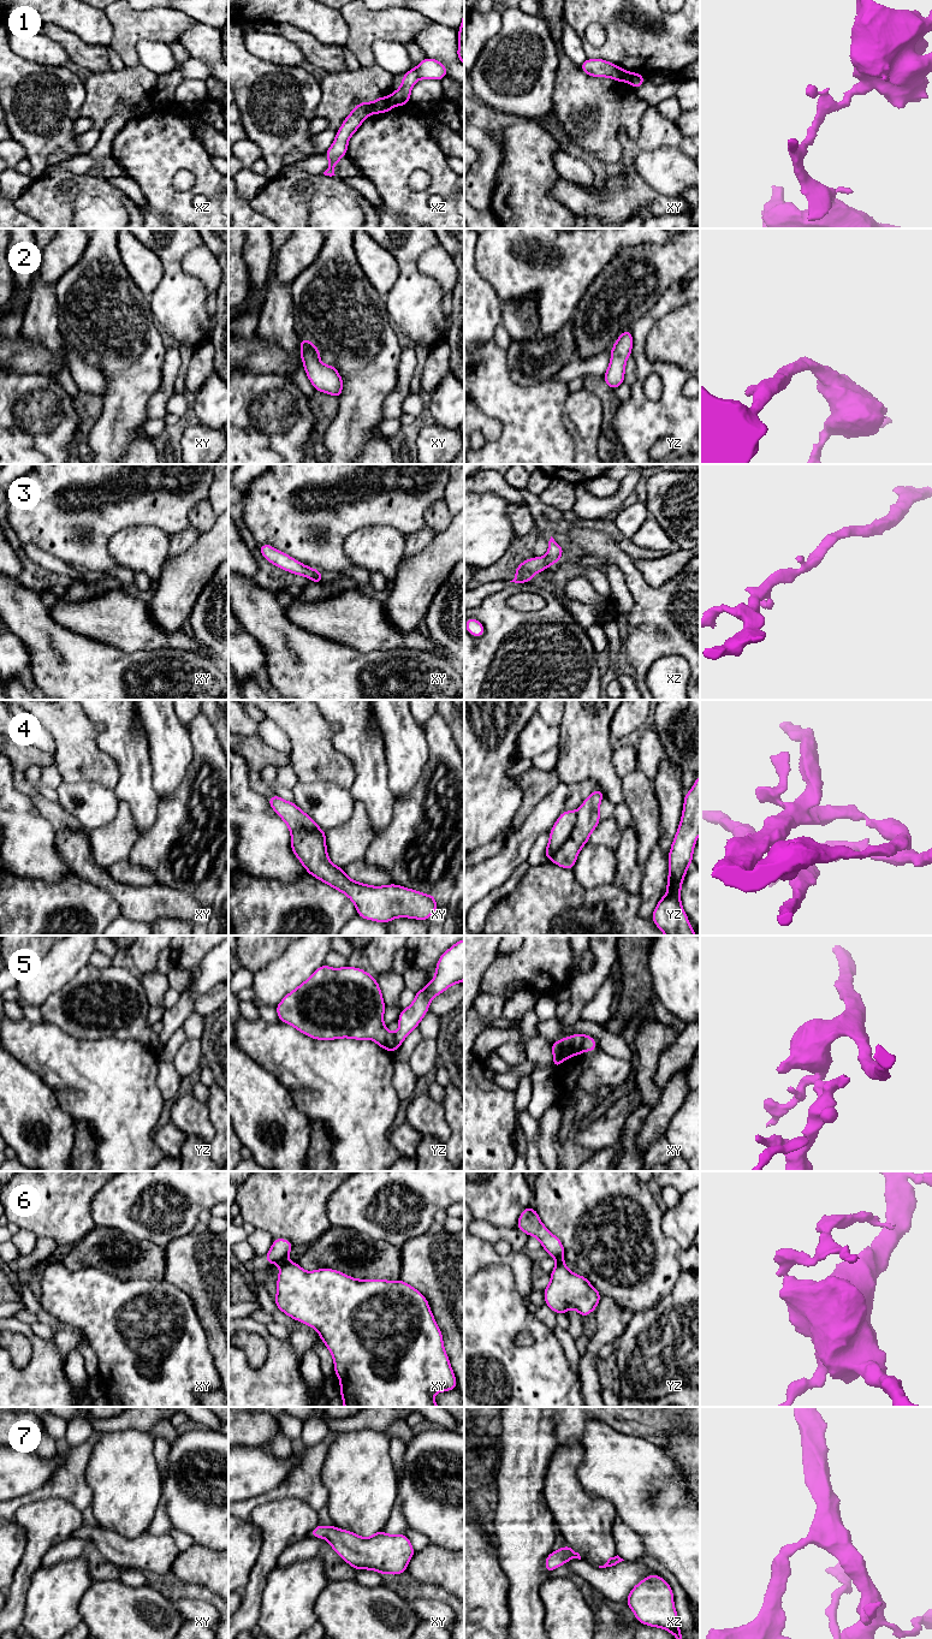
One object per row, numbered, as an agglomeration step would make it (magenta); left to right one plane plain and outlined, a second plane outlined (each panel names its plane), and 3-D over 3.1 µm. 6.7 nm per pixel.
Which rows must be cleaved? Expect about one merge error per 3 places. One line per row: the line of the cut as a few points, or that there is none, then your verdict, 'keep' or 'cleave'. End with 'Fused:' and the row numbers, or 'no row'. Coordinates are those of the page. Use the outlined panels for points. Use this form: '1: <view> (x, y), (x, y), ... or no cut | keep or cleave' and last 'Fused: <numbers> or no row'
1: xy (627, 72), (628, 81) | cleave
2: no cut | keep
3: no cut | keep
4: no cut | keep
5: xy (585, 1035), (581, 1051) | cleave
6: xy (284, 1262), (279, 1264) | cleave
7: no cut | keep
Fused: 1, 5, 6

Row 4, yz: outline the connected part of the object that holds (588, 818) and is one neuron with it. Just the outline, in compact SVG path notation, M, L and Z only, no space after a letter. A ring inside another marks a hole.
M601 789L594 790L577 812L564 810L550 831L550 841L545 849L547 860L557 866L572 871L582 847L600 823L599 807L604 797Z

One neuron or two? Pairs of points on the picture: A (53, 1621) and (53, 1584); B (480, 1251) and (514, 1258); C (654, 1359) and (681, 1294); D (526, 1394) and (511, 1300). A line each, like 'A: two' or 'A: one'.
A: one
B: one
C: one
D: one

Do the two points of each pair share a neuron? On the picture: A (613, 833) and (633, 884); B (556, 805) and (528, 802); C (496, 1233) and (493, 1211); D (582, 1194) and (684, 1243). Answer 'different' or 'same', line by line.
A: different
B: different
C: different
D: different

